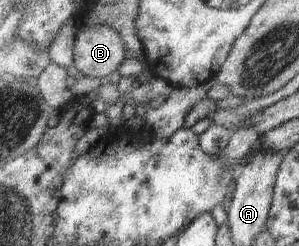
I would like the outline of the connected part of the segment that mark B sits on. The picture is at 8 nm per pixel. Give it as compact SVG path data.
M87 26L78 32L74 47L75 67L83 76L102 78L117 72L123 60L127 59L126 43L119 32L111 26Z

